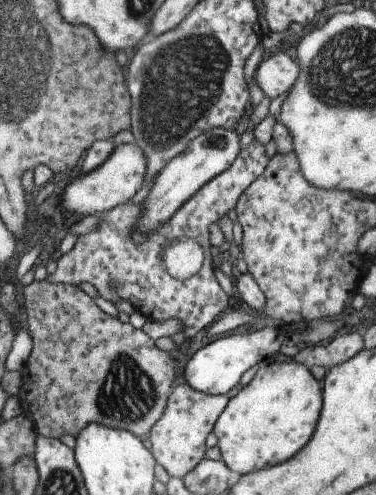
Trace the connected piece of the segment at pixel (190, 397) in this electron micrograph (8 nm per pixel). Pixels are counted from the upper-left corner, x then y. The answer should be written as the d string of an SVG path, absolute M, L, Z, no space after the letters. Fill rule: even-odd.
M188 383L173 390L169 408L166 408L165 415L148 436L153 444L153 453L159 464L165 467L171 476L184 479L207 458L208 439L222 418L224 410L228 408L230 398L231 395L213 395L200 392Z

